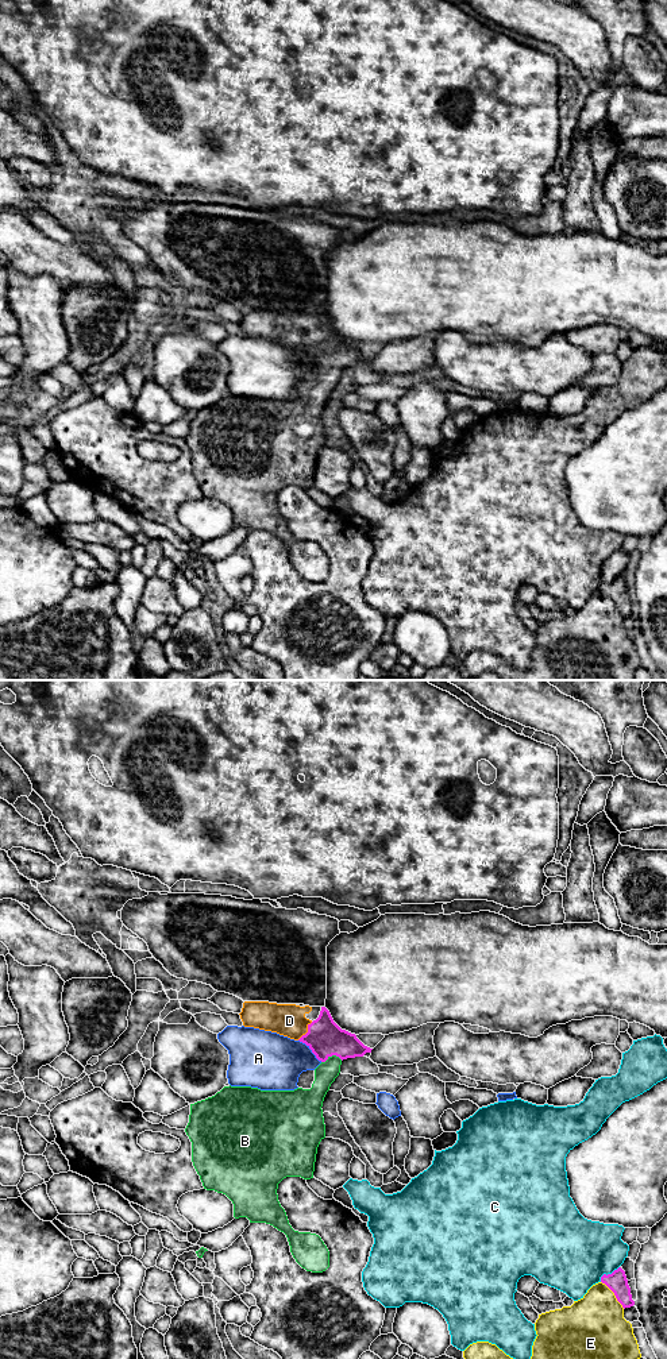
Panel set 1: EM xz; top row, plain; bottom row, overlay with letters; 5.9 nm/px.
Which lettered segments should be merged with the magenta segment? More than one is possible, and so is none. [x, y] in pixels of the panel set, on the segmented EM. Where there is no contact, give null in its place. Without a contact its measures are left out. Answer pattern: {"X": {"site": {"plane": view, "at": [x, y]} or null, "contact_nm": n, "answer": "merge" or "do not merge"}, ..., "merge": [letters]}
{"A": {"site": {"plane": "xz", "at": [311, 1049]}, "contact_nm": 190, "answer": "do not merge"}, "B": {"site": {"plane": "xz", "at": [331, 1056]}, "contact_nm": 130, "answer": "merge"}, "C": {"site": {"plane": "xz", "at": [608, 1274]}, "contact_nm": 150, "answer": "do not merge"}, "D": {"site": {"plane": "xz", "at": [308, 1031]}, "contact_nm": 140, "answer": "merge"}, "E": {"site": {"plane": "xz", "at": [615, 1294]}, "contact_nm": 220, "answer": "do not merge"}, "merge": ["B", "D"]}

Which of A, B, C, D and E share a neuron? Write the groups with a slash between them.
A / B D / C / E

